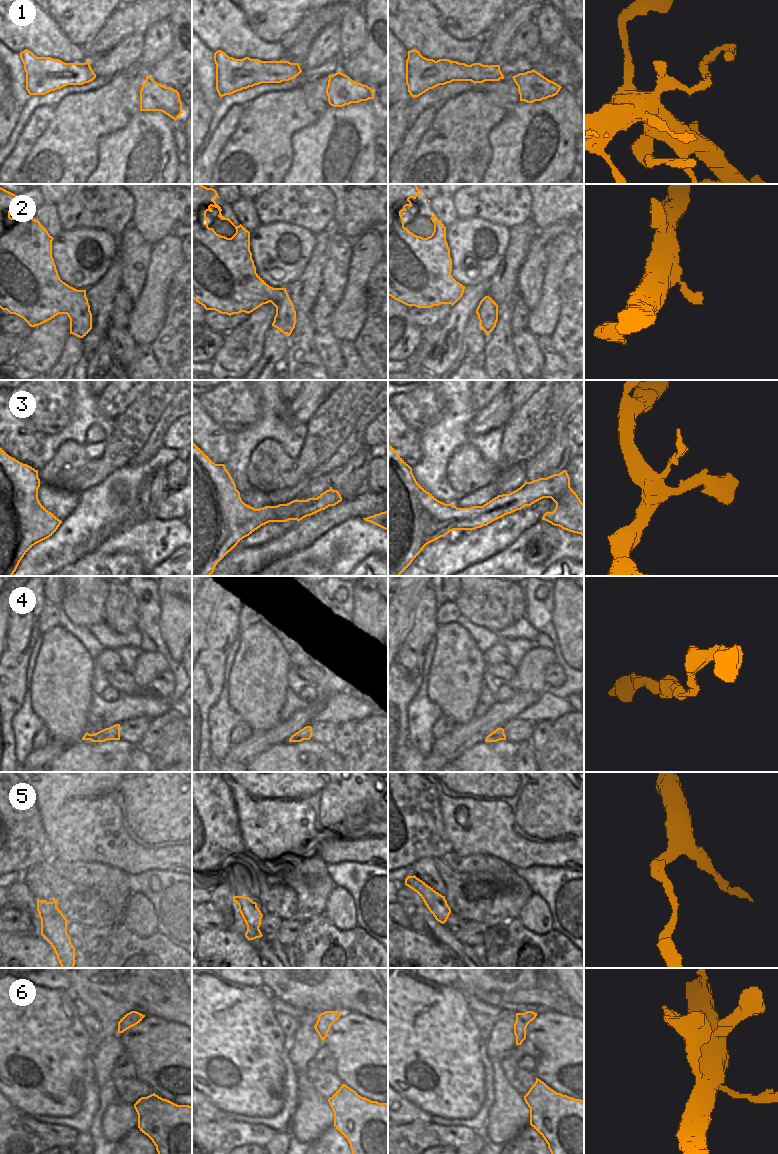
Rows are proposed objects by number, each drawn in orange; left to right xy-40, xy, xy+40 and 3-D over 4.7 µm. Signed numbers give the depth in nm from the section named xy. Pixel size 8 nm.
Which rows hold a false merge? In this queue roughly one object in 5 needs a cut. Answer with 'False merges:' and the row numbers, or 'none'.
False merges: 1

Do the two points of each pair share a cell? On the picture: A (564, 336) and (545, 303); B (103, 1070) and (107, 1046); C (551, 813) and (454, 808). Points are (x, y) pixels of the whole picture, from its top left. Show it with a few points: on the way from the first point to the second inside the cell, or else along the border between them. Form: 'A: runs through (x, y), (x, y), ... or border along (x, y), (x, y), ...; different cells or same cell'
A: border along (560, 300), (560, 316), (556, 328), (550, 336); different cells
B: runs through (103, 1064), (103, 1059), (107, 1052); same cell
C: runs through (527, 804), (478, 804); same cell

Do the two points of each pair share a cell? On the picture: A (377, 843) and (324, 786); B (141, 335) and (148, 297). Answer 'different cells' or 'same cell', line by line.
A: same cell
B: same cell

